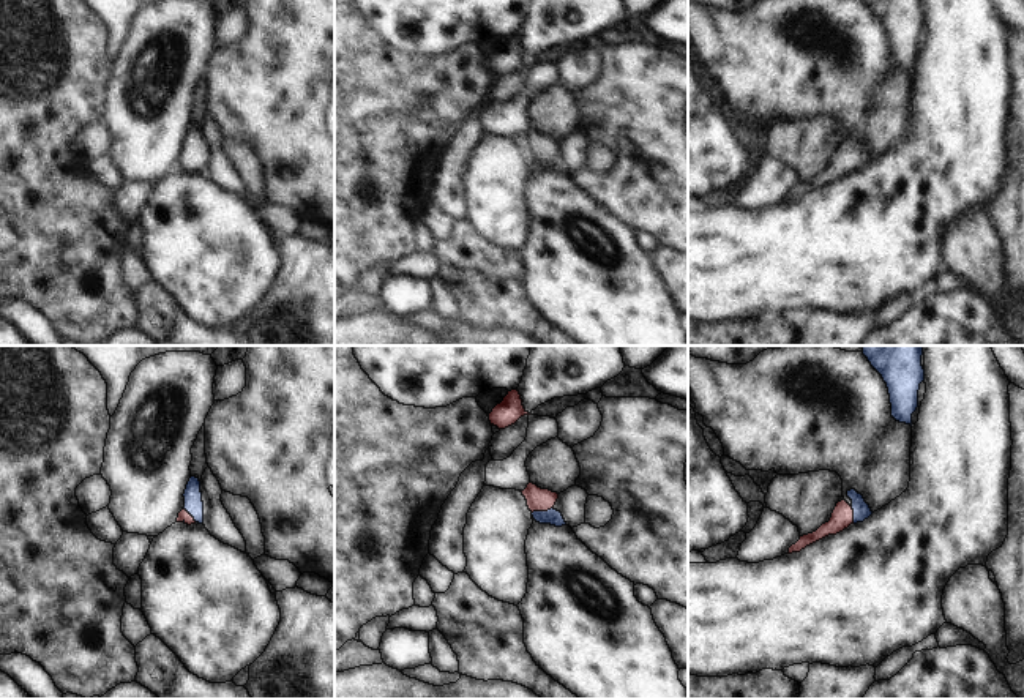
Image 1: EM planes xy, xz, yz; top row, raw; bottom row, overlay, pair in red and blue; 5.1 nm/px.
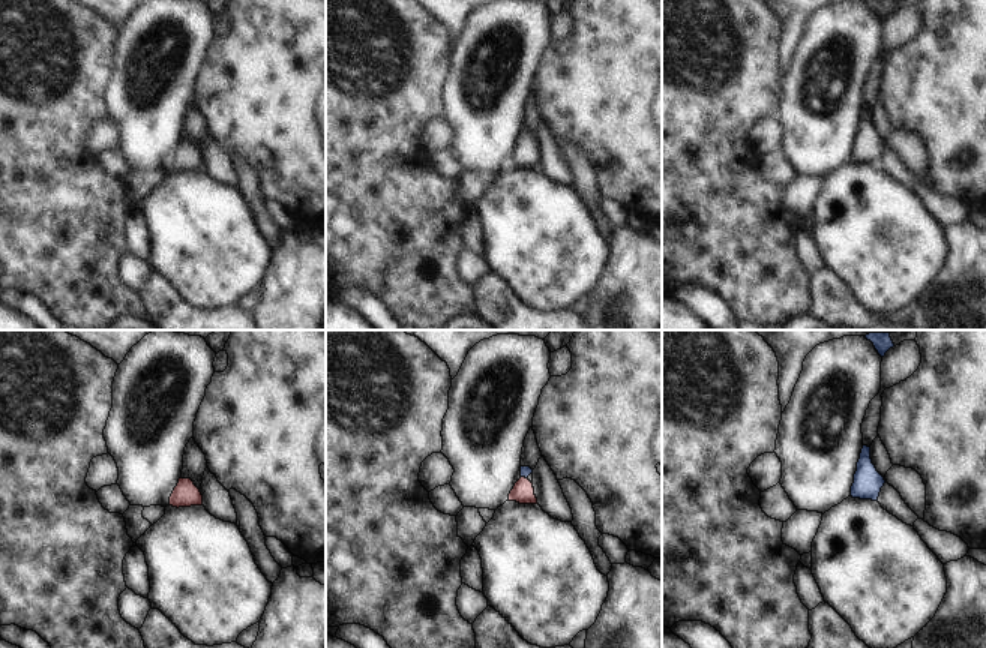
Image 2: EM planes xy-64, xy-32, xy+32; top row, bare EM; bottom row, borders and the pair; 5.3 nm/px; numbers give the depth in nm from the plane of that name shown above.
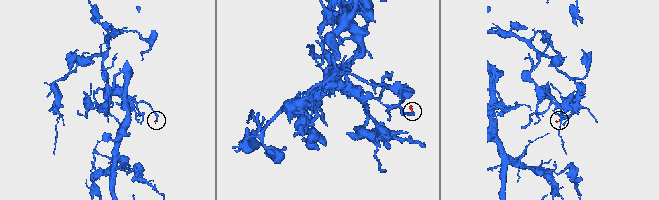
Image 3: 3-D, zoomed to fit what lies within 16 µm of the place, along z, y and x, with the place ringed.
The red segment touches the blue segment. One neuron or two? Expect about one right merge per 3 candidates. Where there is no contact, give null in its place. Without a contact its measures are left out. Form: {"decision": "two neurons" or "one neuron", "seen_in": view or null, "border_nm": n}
{"decision": "one neuron", "seen_in": "xz", "border_nm": 120}

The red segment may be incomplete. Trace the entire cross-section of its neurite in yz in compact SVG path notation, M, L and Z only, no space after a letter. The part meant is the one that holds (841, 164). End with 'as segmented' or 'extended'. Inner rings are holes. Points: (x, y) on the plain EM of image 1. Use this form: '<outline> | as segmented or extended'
M855 136L847 137L847 144L852 147L850 151L846 147L838 148L830 167L822 170L816 178L800 183L800 186L789 194L787 200L800 199L806 193L828 181L836 181L847 175L850 170L863 169L873 161L863 142Z | extended

